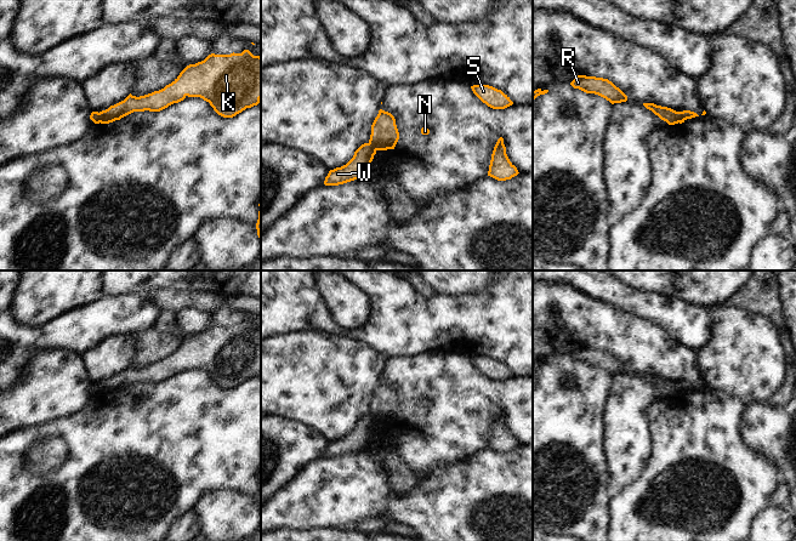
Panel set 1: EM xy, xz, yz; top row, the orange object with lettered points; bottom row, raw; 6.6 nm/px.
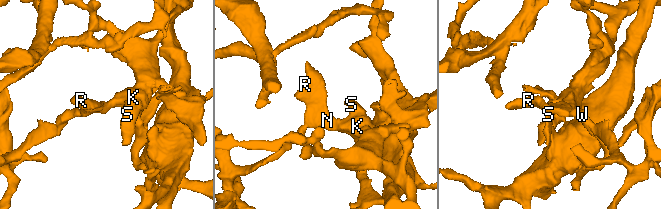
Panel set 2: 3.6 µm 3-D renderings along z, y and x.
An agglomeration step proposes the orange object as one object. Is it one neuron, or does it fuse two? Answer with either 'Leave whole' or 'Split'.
Split.

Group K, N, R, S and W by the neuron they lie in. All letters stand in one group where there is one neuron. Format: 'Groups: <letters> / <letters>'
Groups: K N R S / W.

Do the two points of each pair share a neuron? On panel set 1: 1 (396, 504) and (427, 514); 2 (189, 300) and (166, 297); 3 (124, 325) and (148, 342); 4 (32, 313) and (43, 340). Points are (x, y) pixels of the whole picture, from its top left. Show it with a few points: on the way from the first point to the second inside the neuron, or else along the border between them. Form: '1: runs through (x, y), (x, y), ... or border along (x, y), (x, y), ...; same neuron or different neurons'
1: runs through (403, 508), (420, 508); same neuron
2: runs through (183, 300), (172, 300); same neuron
3: border along (152, 326), (132, 336); different neurons
4: border along (62, 313), (38, 328), (22, 325), (12, 317); different neurons

